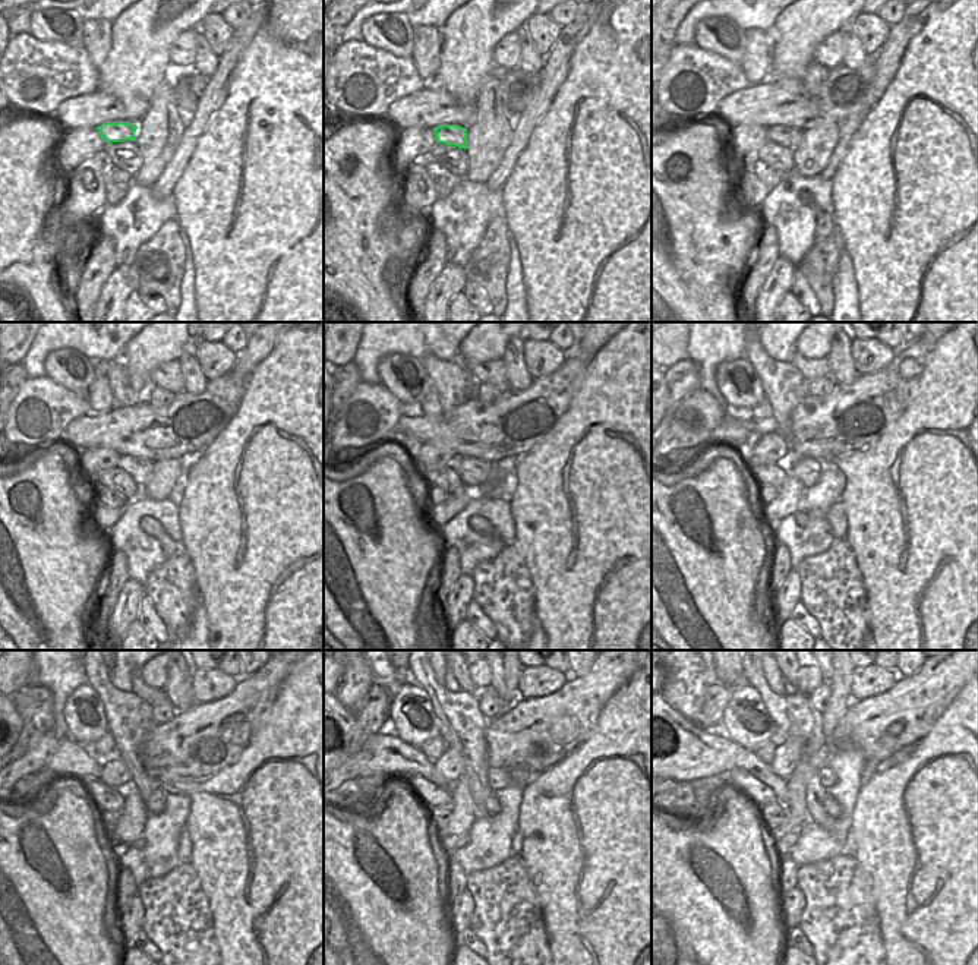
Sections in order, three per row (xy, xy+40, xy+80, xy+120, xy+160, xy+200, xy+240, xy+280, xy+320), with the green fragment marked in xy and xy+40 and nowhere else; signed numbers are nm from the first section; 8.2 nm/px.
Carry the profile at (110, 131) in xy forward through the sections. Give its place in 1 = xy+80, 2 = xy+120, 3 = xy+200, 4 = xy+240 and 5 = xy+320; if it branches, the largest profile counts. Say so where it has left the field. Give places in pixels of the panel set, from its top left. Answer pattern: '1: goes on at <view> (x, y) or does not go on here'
1: goes on at xy+80 (791, 138)
2: goes on at xy+120 (139, 469)
3: goes on at xy+200 (807, 470)
4: goes on at xy+240 (157, 800)
5: goes on at xy+320 (830, 804)

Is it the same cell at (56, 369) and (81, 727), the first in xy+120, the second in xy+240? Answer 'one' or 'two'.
one

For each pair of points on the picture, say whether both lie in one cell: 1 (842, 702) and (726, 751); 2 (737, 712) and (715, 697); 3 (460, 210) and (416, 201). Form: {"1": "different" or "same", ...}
{"1": "different", "2": "different", "3": "different"}

